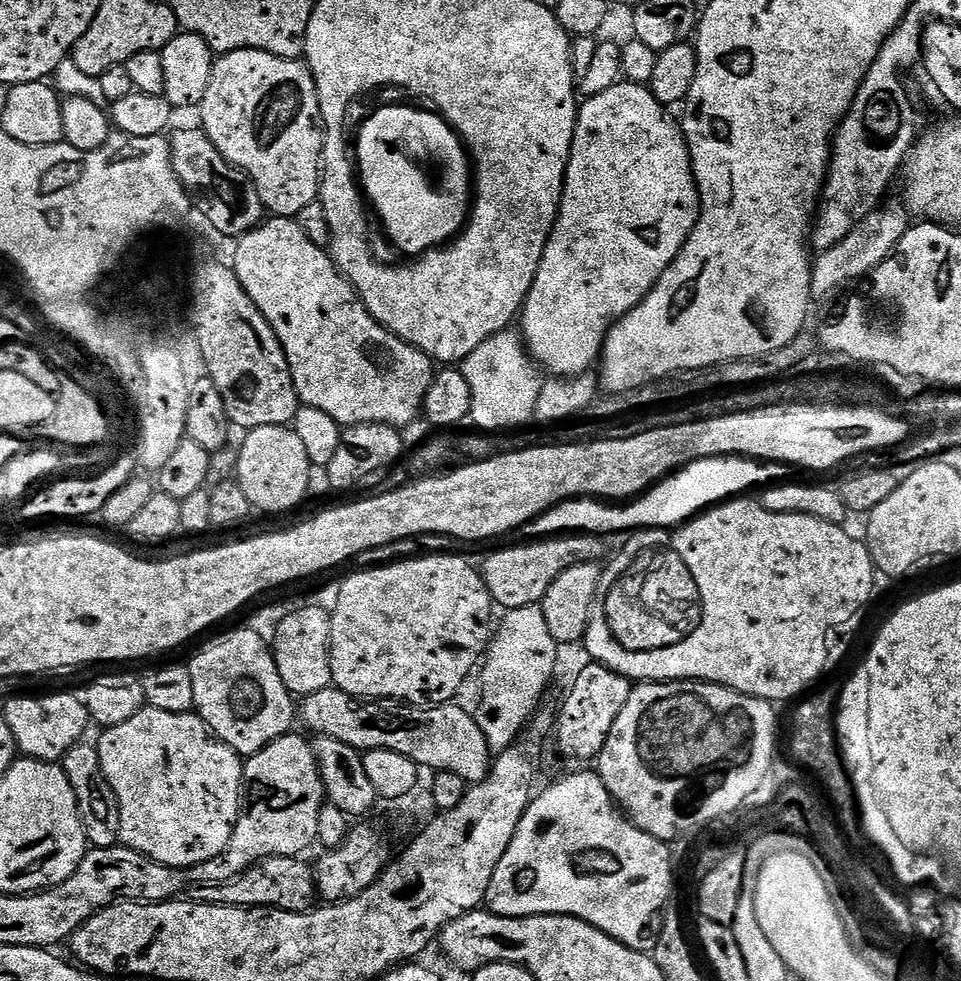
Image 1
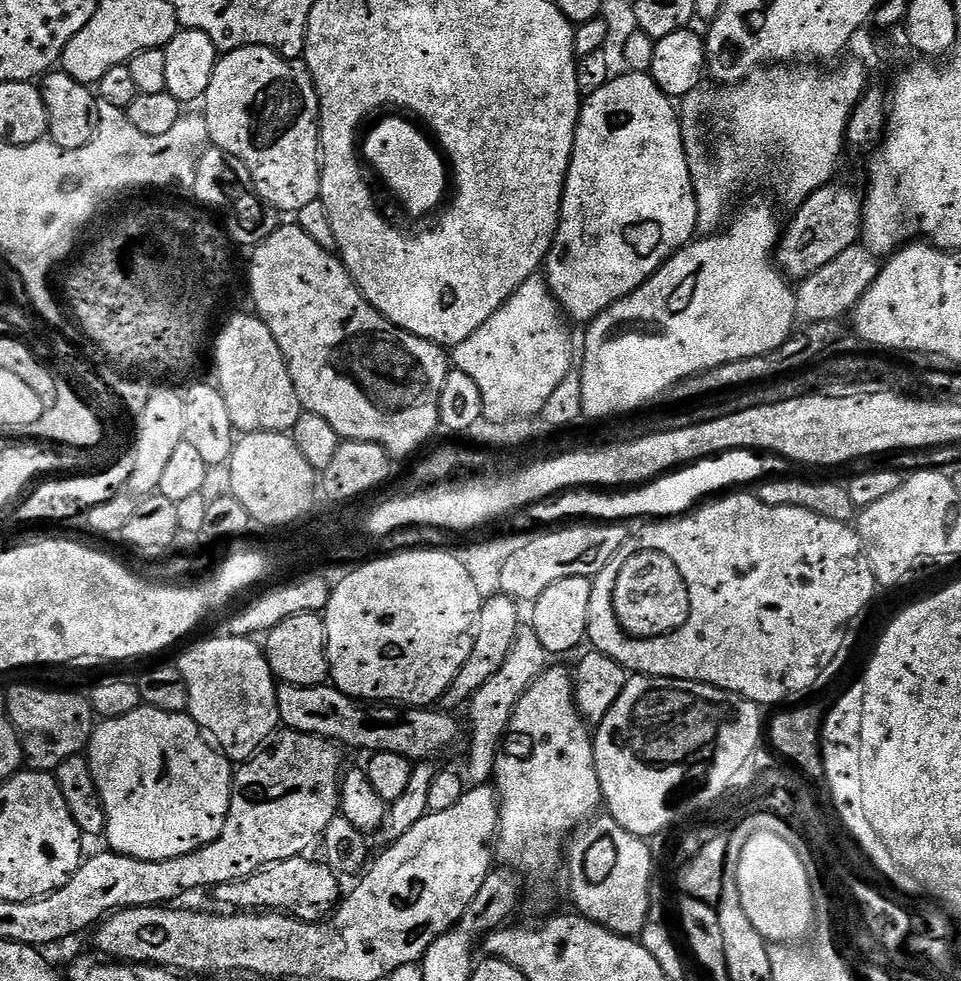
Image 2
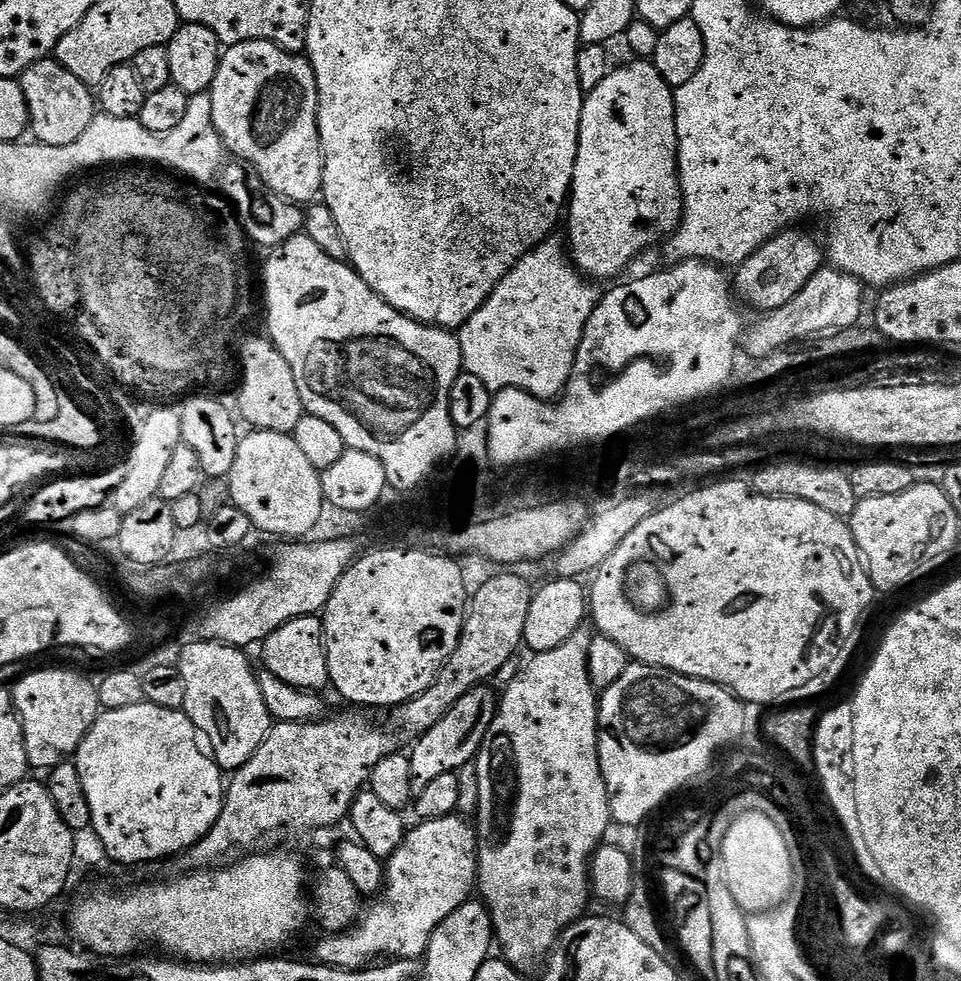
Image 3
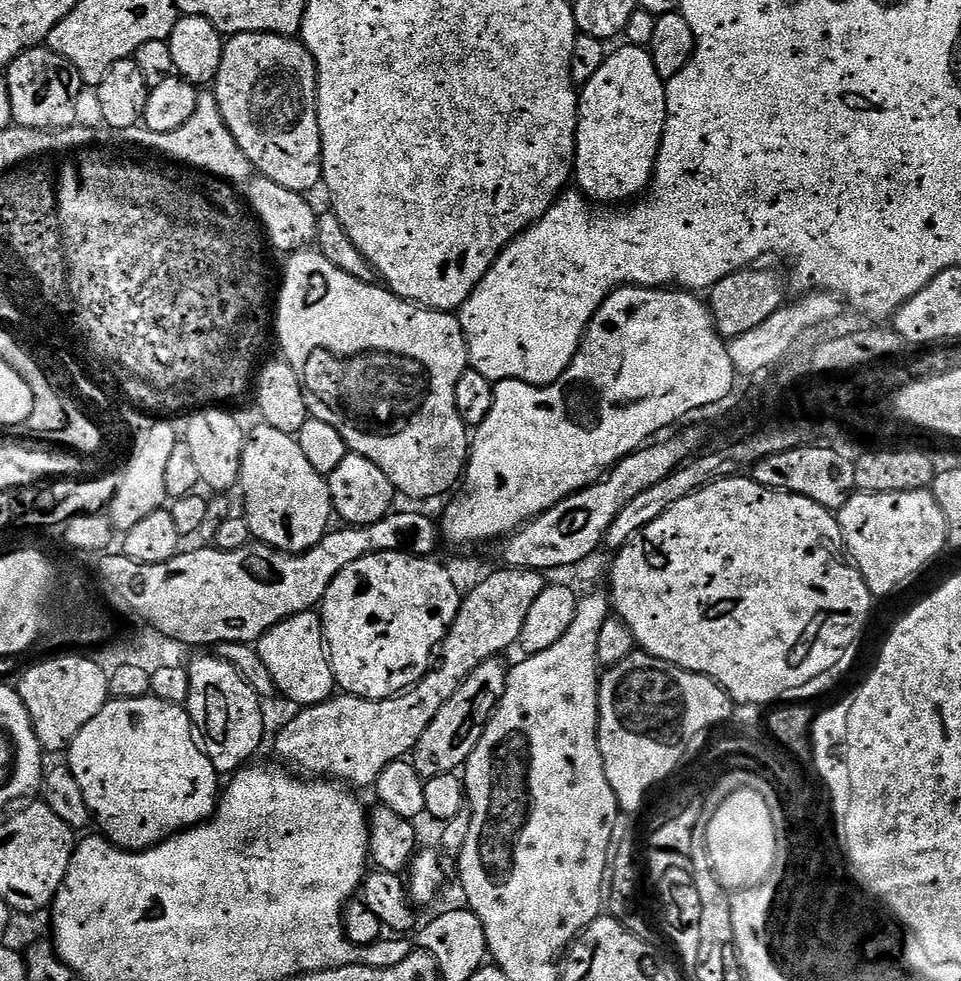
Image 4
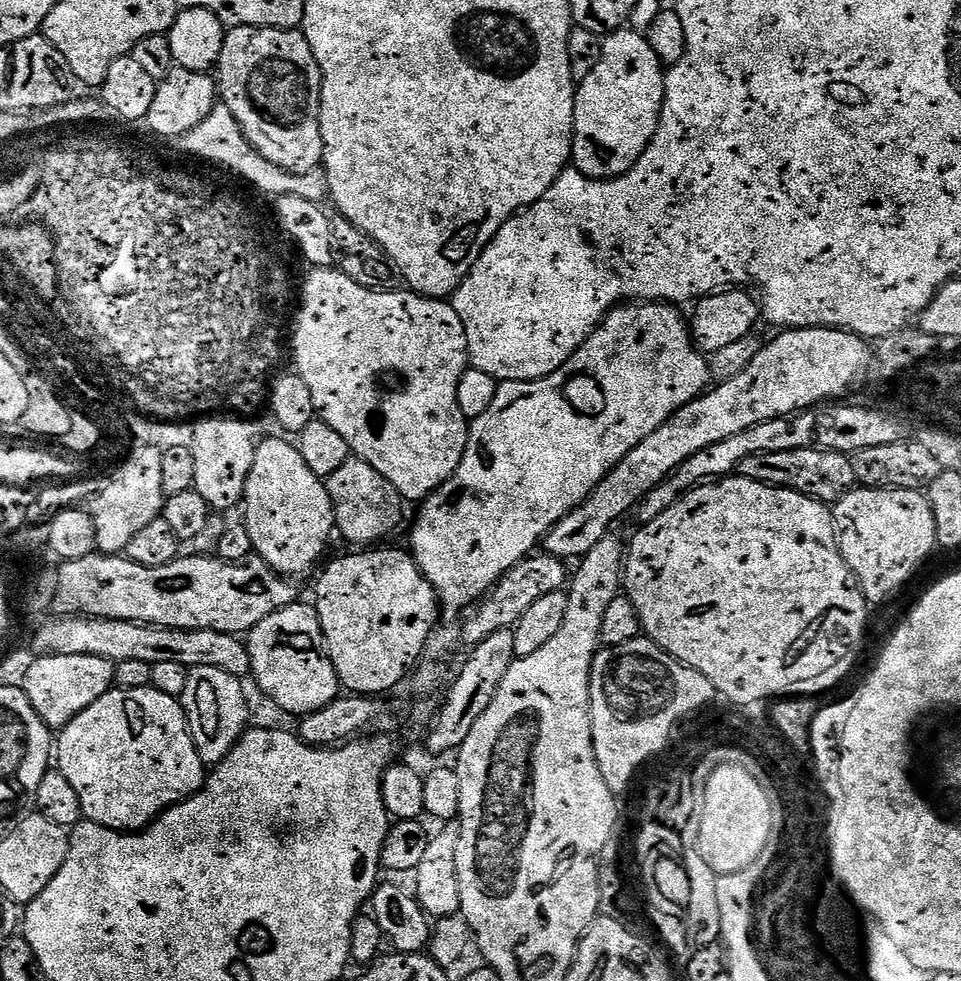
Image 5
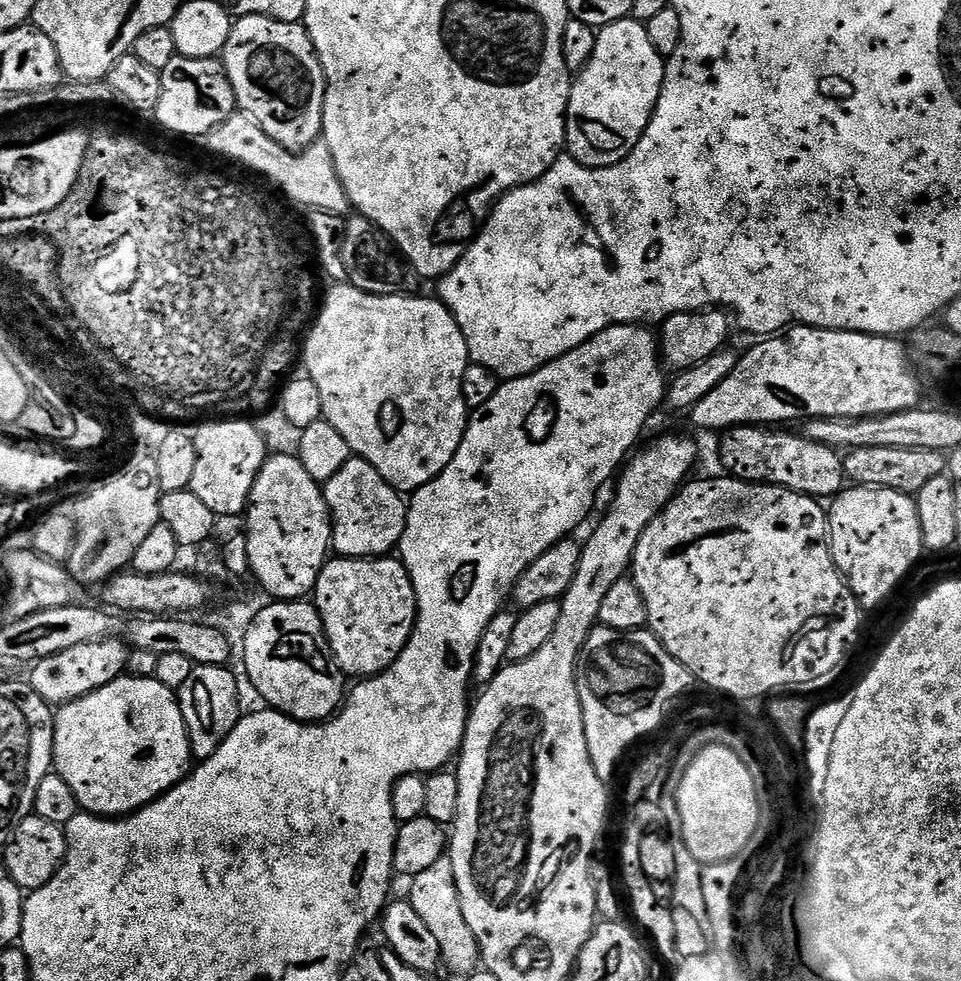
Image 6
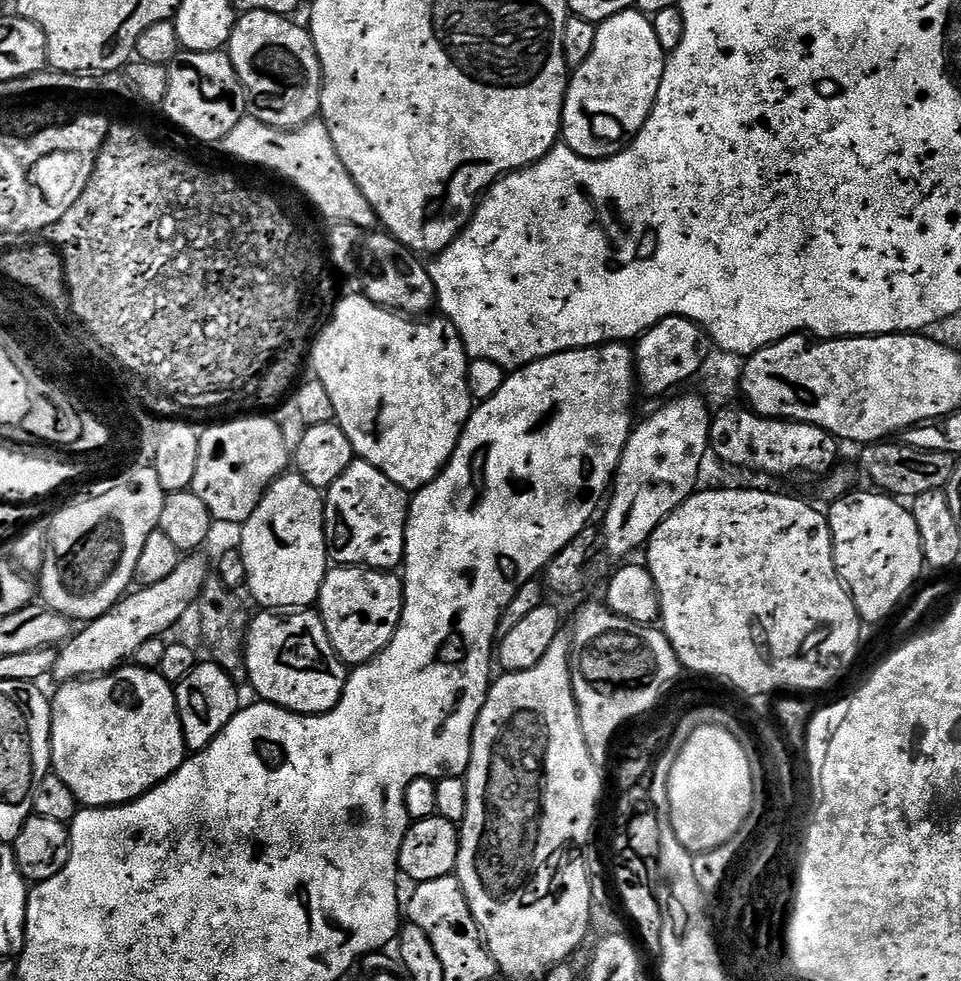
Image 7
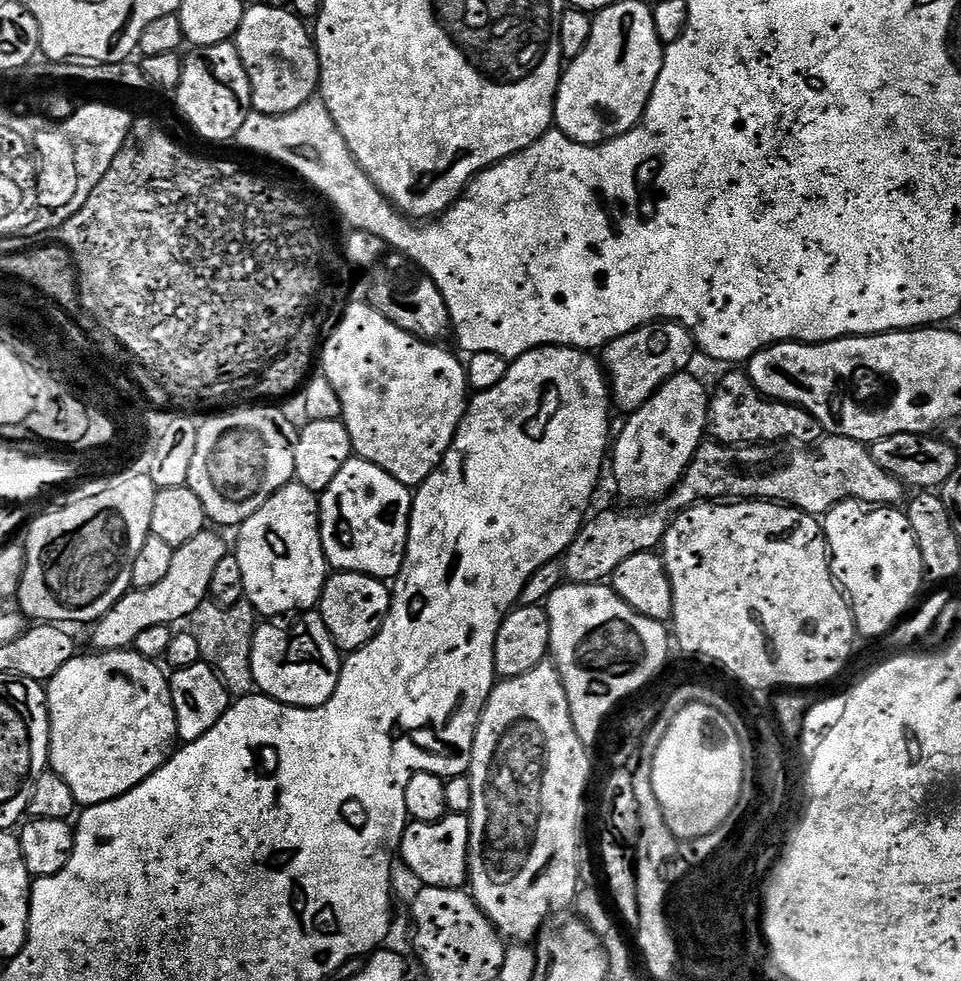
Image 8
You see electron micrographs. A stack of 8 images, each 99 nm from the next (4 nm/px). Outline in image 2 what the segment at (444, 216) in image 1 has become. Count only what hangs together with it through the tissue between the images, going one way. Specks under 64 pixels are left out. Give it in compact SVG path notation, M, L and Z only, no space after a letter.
M392 116L378 121L369 130L368 137L365 140L363 137L362 156L367 167L372 167L384 179L385 186L410 215L428 216L432 211L435 213L449 195L450 168L441 149L411 119L403 119Z

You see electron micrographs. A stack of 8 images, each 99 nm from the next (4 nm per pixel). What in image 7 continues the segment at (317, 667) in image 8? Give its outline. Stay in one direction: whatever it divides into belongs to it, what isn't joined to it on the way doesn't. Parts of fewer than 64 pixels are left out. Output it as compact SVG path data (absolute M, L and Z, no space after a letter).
M260 610L251 617L248 625L248 639L244 646L244 666L248 670L247 683L252 684L252 688L257 692L261 701L277 704L279 708L285 708L287 712L299 712L301 716L318 716L321 712L328 712L342 698L344 687L348 681L349 669L343 660L334 650L334 646L330 642L330 634L326 634L326 626L322 622L319 611L316 610Z

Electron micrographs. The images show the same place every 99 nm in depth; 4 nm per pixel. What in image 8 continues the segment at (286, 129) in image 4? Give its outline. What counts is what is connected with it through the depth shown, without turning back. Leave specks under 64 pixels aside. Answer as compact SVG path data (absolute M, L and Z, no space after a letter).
M263 2L245 7L234 43L246 66L252 87L252 106L267 116L281 116L298 110L317 95L320 87L320 59L313 33L303 19L287 7L266 6Z

